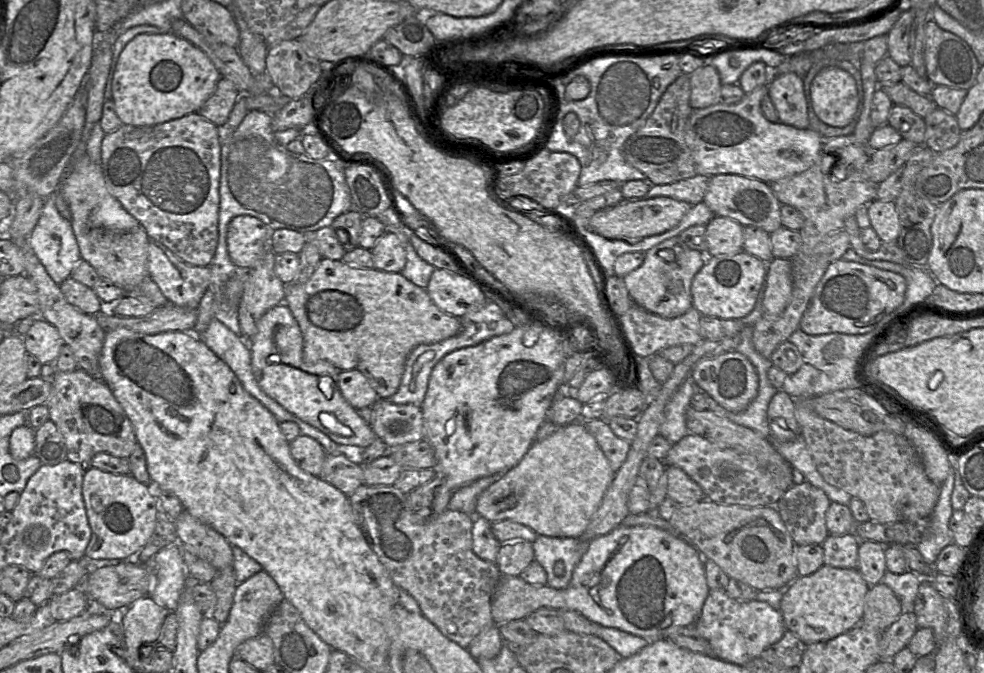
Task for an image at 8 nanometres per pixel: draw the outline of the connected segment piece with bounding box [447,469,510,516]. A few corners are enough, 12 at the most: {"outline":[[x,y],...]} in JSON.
{"outline":[[502,470],[458,488],[447,510],[474,516],[479,495]]}

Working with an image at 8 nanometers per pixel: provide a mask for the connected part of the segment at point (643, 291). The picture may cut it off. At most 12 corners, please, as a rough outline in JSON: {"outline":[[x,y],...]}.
{"outline":[[676,236],[623,280],[635,304],[672,319],[693,307],[706,260]]}

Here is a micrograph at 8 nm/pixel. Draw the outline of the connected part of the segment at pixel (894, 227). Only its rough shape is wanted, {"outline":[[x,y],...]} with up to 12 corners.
{"outline":[[895,201],[868,204],[871,226],[882,242],[897,242]]}

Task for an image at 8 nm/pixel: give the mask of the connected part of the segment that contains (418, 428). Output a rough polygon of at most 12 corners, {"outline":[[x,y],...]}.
{"outline":[[378,398],[370,426],[388,449],[424,439],[421,407]]}

